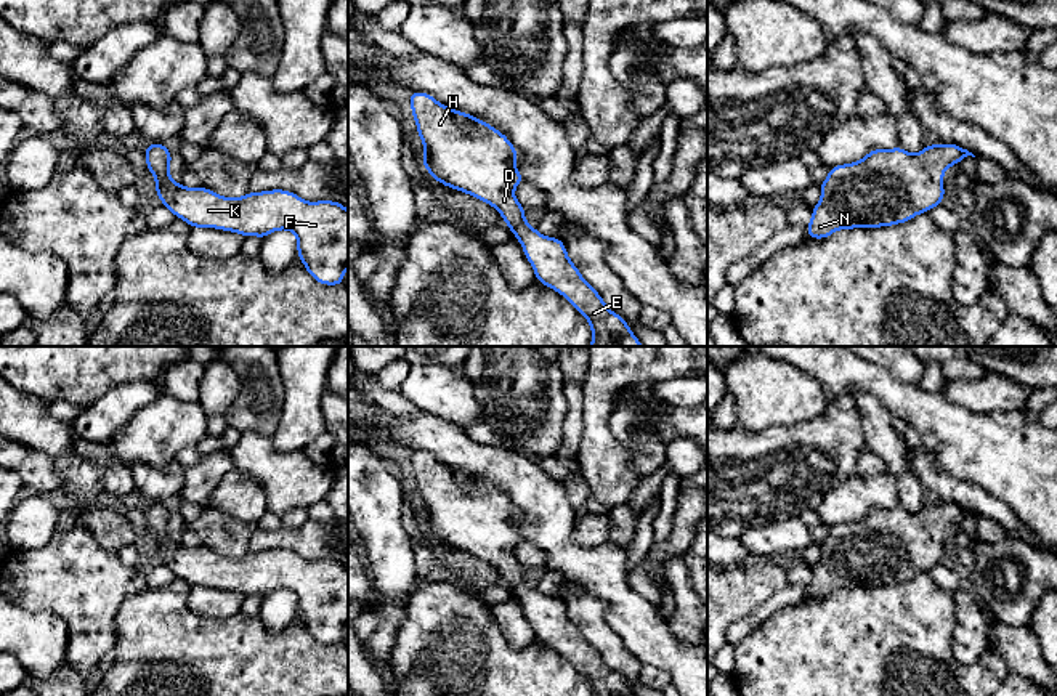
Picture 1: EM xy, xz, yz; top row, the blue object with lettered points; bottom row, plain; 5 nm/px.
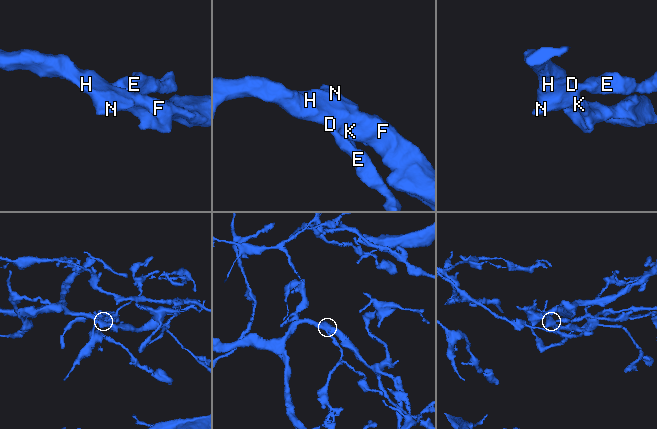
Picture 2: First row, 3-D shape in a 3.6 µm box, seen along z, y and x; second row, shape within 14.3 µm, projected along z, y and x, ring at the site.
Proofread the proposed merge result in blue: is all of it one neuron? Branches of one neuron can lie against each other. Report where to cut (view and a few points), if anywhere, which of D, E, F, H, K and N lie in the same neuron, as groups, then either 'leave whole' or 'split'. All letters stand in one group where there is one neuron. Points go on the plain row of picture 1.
no cut | D E F H K N | leave whole

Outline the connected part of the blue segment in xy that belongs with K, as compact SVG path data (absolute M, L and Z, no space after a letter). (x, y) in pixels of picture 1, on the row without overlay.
M152 500L144 510L146 526L156 537L156 553L176 577L191 587L213 587L261 600L273 590L287 589L297 595L297 614L310 635L322 645L342 645L348 627L348 569L337 560L308 561L292 550L269 548L242 556L225 556L204 545L186 547L170 537L172 512Z

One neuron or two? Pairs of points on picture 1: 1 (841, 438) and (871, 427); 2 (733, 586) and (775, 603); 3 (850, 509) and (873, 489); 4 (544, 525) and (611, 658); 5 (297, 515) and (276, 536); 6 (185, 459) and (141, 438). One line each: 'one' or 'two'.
1: two
2: two
3: one
4: two
5: two
6: two

